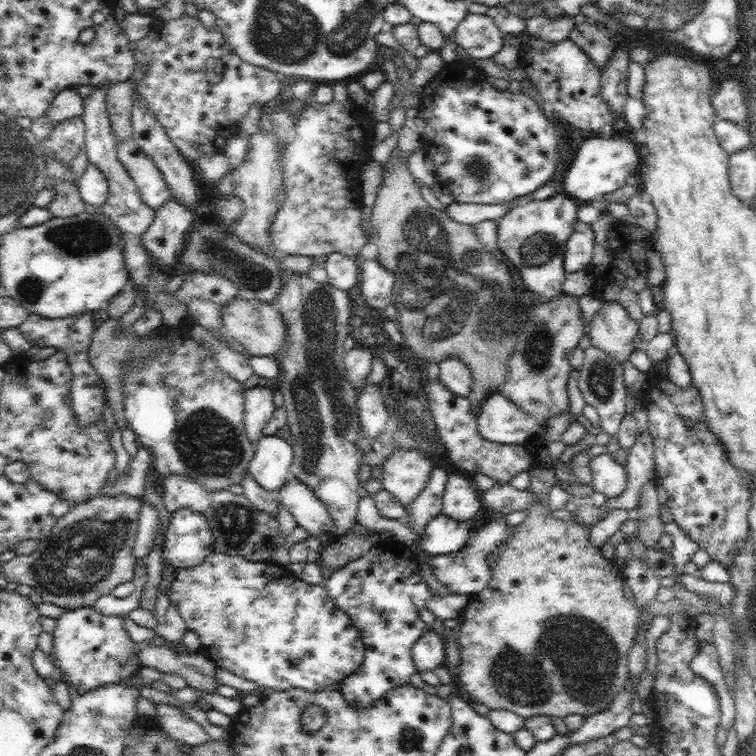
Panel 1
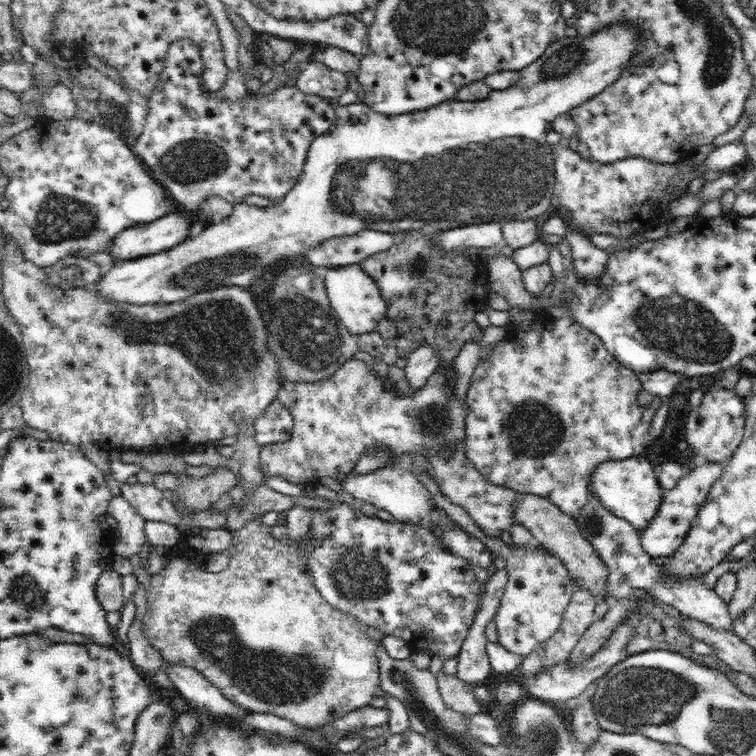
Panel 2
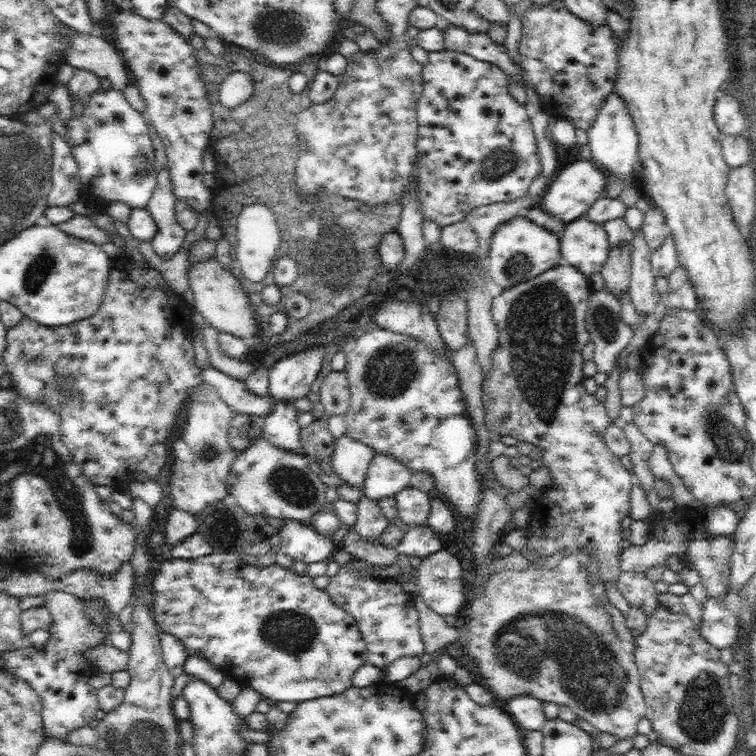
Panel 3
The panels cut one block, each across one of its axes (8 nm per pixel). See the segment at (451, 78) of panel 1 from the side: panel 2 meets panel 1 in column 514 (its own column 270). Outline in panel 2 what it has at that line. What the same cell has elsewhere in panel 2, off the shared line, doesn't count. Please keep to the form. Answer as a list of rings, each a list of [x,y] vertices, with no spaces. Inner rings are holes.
[[[180,38],[170,44],[166,54],[164,70],[156,82],[156,90],[148,100],[148,116],[142,134],[138,140],[132,140],[134,154],[146,164],[152,178],[164,186],[168,196],[178,202],[178,208],[190,216],[198,218],[202,214],[202,202],[212,196],[222,198],[230,206],[242,204],[246,196],[264,196],[274,202],[282,202],[286,194],[296,186],[304,172],[304,164],[308,158],[308,150],[312,142],[326,134],[336,124],[336,108],[334,102],[318,96],[304,94],[296,86],[282,86],[274,94],[258,96],[256,92],[248,92],[244,100],[216,100],[214,92],[202,88],[204,76],[204,60],[200,56],[200,46],[190,38]]]

